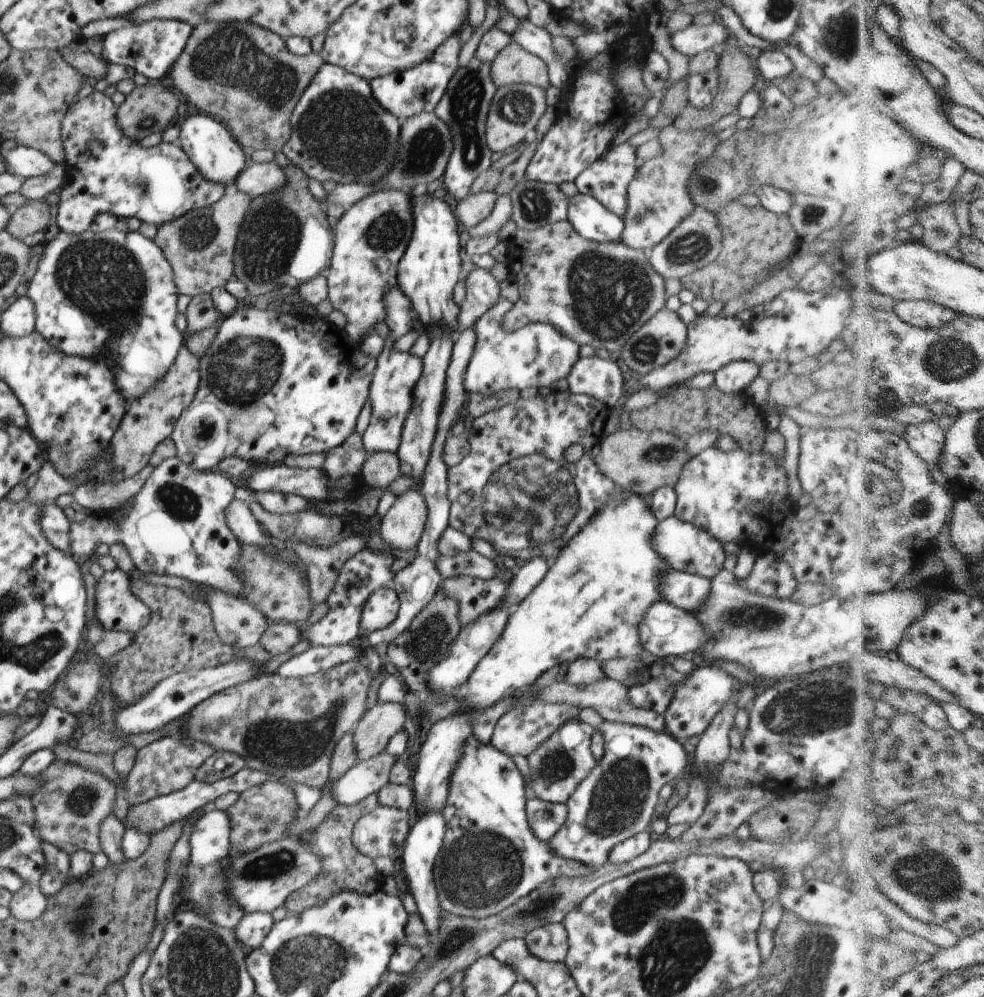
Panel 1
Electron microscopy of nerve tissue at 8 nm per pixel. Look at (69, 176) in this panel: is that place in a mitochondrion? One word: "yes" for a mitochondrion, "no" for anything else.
no

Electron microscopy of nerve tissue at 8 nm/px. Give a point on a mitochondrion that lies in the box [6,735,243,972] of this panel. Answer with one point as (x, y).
(83, 916)

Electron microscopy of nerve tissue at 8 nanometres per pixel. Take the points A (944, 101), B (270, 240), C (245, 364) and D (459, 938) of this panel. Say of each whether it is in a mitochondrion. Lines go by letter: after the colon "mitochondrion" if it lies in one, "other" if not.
A: other
B: mitochondrion
C: mitochondrion
D: mitochondrion

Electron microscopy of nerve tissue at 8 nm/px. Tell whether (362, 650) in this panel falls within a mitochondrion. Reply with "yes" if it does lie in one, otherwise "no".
no

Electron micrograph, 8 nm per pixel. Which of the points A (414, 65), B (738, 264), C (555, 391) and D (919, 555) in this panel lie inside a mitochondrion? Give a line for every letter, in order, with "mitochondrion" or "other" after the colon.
A: other
B: other
C: other
D: other

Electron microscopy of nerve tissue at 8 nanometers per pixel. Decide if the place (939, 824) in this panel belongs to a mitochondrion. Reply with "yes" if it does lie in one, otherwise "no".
no

